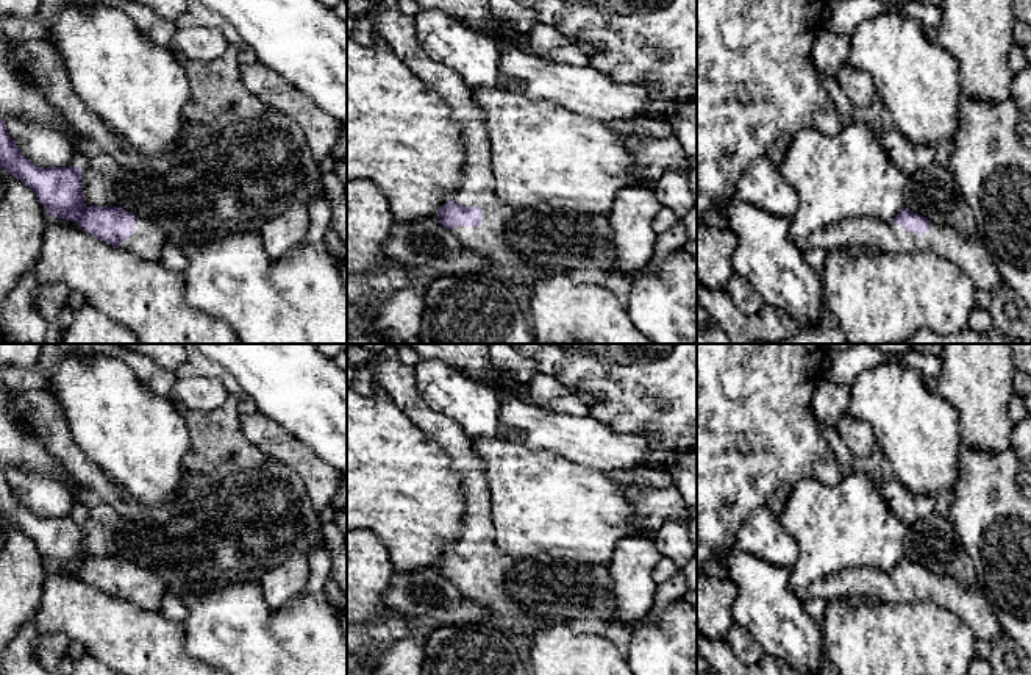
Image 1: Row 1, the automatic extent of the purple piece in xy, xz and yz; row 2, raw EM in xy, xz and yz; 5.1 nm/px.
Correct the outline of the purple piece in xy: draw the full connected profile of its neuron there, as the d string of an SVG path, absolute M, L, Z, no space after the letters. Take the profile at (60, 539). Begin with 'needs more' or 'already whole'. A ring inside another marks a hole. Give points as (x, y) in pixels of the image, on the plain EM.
needs more; M0 470L0 517L30 538L47 564L75 570L84 583L100 591L158 612L166 581L153 572L117 556L86 556L81 517L42 519L28 511Z

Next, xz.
needs more; M372 353L364 370L426 438L441 445L461 480L466 500L461 534L437 559L439 572L466 597L484 606L491 612L492 625L506 636L511 634L512 641L523 639L530 648L531 638L556 620L530 614L511 595L508 581L514 577L516 558L503 553L495 544L486 466L476 453L473 438L425 402L416 386L414 366Z

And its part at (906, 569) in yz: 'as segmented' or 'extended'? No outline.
extended

